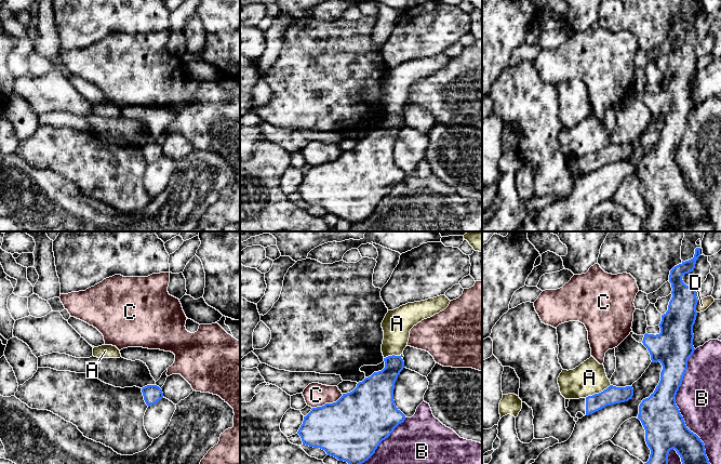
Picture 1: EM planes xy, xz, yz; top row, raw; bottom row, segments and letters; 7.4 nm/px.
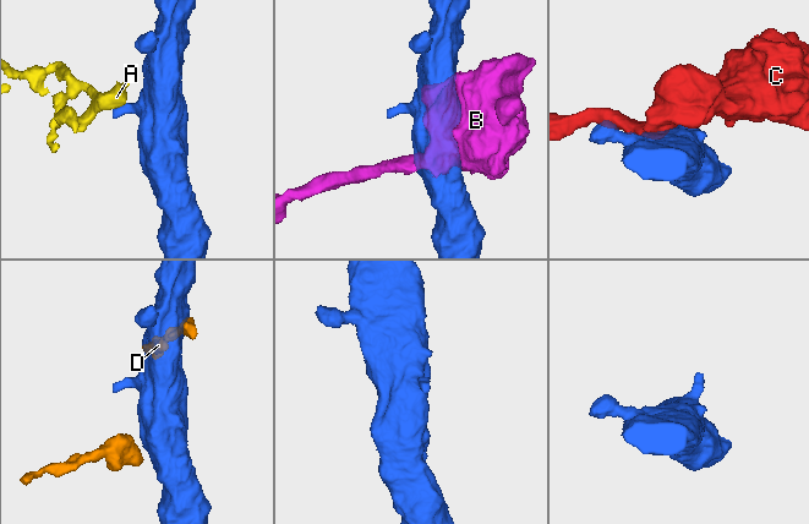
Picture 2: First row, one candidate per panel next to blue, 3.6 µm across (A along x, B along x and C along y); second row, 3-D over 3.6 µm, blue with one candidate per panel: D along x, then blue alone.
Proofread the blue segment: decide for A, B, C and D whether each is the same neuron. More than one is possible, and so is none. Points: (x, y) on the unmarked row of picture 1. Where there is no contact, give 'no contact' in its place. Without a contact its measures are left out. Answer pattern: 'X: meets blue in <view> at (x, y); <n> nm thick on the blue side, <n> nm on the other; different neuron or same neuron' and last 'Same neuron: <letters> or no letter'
A: meets blue in yz at (597, 151); 140 nm thick on the blue side, 240 nm on the other; different neuron
B: meets blue in yz at (679, 170); 300 nm thick on the blue side, 320 nm on the other; different neuron
C: meets blue in xz at (328, 161); 460 nm thick on the blue side, 180 nm on the other; different neuron
D: meets blue in yz at (695, 64); 240 nm thick on the blue side, 90 nm on the other; different neuron
Same neuron: no letter

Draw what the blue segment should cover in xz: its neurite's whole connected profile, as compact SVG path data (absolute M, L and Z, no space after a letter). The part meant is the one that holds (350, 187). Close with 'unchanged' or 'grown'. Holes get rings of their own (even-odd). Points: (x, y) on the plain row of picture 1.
M388 114L384 116L385 125L374 130L357 142L357 145L333 161L312 165L304 174L297 191L303 202L320 206L328 213L344 218L351 224L358 224L368 218L379 201L388 196L393 187L404 180L405 173L396 164L393 158L395 141L404 125L401 114Z; unchanged

